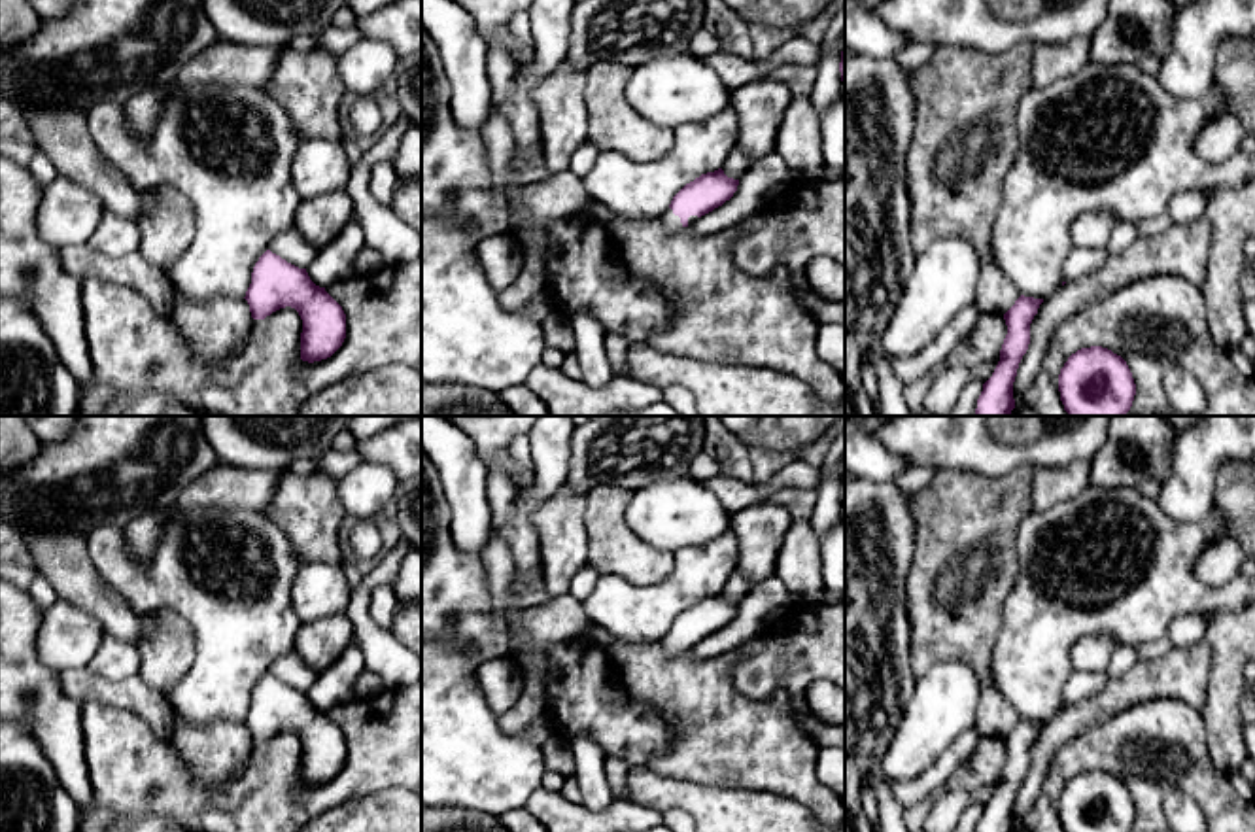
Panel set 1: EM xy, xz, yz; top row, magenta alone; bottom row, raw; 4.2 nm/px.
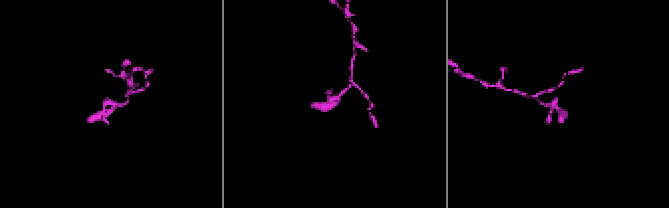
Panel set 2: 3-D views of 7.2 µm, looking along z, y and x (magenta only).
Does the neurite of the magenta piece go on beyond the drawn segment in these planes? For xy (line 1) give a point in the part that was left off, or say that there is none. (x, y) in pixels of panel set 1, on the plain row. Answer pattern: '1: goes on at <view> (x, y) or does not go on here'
1: does not go on here

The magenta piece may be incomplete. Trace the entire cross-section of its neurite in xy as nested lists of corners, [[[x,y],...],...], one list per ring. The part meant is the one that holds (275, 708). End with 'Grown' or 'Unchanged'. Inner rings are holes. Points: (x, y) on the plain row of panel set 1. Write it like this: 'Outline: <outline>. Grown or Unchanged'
Outline: [[[266,673],[253,690],[244,720],[253,743],[291,730],[302,743],[301,783],[314,787],[331,781],[346,762],[342,730],[299,692]]]. Unchanged

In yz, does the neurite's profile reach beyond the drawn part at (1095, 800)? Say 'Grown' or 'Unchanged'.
Unchanged

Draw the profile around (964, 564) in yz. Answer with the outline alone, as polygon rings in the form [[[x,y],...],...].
[[[1019,465],[992,478],[939,469],[926,488],[909,495],[915,518],[915,558],[907,577],[913,673],[920,679],[932,666],[949,660],[970,664],[981,685],[975,726],[983,737],[1004,739],[1021,720],[994,688],[990,664],[1004,603],[1019,567],[1015,535],[1034,512],[1034,473],[1032,465]]]

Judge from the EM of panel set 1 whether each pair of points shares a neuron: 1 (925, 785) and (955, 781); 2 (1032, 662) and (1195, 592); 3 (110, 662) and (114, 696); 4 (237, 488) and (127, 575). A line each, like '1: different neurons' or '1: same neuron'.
1: different neurons
2: same neuron
3: different neurons
4: different neurons

